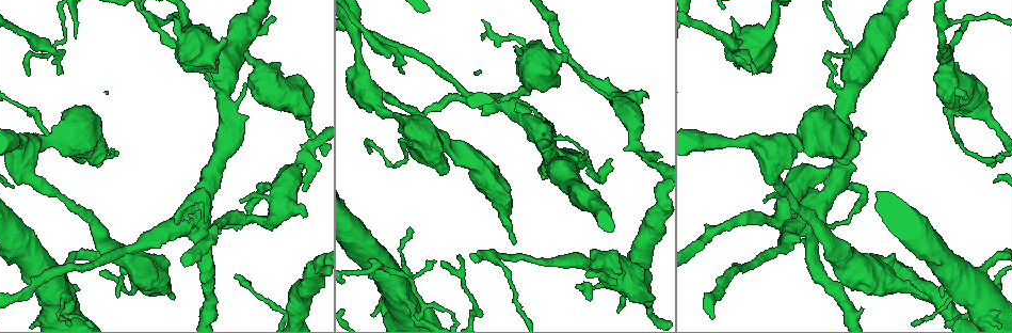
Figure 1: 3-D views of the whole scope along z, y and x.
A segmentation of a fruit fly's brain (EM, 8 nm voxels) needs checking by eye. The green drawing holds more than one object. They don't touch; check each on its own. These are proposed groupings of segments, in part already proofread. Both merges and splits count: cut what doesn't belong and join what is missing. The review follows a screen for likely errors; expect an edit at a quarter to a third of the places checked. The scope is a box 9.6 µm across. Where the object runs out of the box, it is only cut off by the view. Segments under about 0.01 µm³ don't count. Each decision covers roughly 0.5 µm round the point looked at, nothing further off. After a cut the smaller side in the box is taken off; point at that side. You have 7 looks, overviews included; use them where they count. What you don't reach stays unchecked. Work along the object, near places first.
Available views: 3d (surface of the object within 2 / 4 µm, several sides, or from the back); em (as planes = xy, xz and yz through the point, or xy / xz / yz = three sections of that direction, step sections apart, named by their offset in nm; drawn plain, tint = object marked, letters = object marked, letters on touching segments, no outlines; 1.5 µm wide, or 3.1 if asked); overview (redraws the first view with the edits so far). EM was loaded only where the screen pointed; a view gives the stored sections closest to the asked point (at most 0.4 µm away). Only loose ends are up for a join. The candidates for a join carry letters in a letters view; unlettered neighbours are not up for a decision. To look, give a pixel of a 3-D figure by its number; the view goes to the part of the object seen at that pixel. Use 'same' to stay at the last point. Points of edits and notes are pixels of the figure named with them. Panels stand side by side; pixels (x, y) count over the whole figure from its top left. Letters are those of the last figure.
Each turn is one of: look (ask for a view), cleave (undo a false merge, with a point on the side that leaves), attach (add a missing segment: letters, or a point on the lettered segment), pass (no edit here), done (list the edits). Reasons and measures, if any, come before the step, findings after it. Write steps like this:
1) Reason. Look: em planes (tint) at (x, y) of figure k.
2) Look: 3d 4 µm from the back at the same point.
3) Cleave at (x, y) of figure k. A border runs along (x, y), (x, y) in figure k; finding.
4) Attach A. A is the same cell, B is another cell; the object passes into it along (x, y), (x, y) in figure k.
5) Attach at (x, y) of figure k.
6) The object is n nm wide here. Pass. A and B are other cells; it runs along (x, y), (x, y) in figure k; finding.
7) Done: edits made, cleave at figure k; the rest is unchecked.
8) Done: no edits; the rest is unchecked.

An open end. Look: em xy step 8 (letters) at (305, 217) of figure 1.

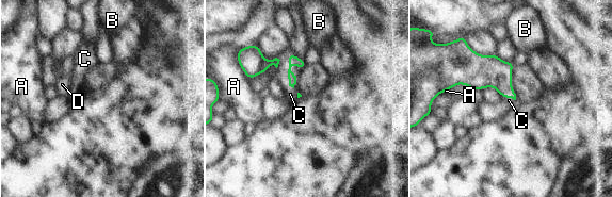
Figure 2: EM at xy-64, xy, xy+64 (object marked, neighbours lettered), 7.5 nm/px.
Attach C. C is the same cell, A, B and D are other cells; the neuron continues.

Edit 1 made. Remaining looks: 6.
Look: overview.

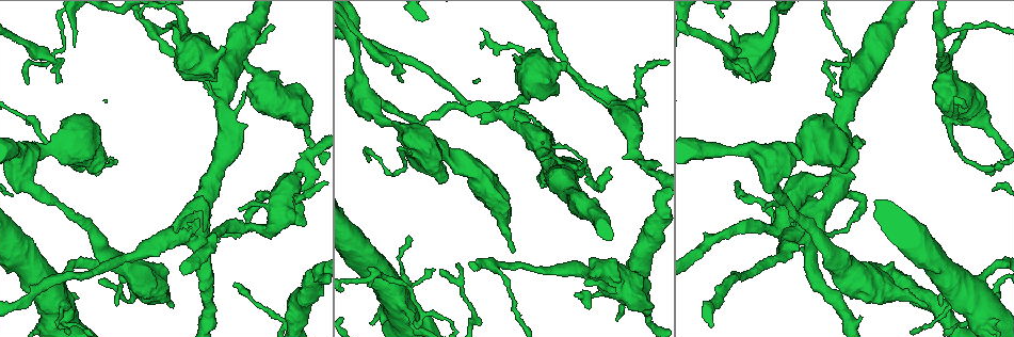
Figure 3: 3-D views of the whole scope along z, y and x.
Tapers out. Look: 3d 4 µm from the back at (756, 80) of figure 3.

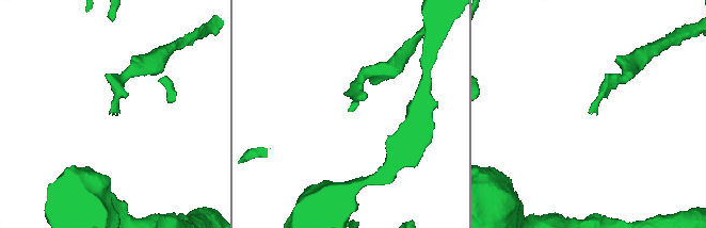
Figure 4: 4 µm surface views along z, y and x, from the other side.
Look: em planes (letters) at (591, 110) of figure 4.

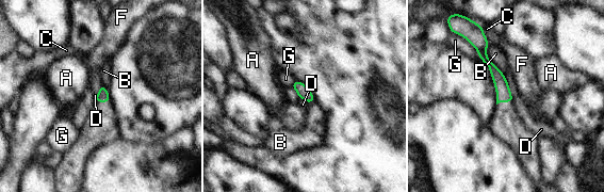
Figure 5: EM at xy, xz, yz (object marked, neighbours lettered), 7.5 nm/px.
Pass. A, B, C, D, F and G are other cells; it runs along (476, 42), (509, 99) in figure 5; no lettered segment goes on from it.

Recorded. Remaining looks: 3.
Abrupt turn. Look: em xz step 4 (tint) at (848, 57) of figure 3.

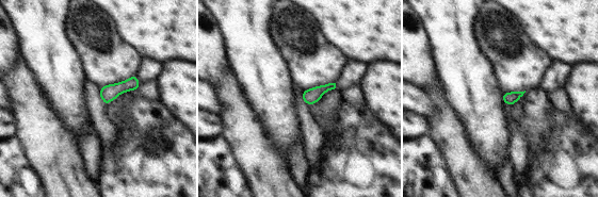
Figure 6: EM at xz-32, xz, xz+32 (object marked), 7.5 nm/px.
Look: em planes (letters) at the same point.

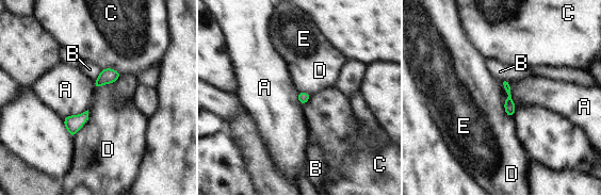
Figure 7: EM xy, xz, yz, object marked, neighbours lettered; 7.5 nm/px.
Pass. A, B, C, D and E are other cells; a border runs along (88, 110), (88, 119), (72, 137) in figure 7; all the same neuron.

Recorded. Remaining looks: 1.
Done: edits made, attach at figure 2; the rest is unchecked.

